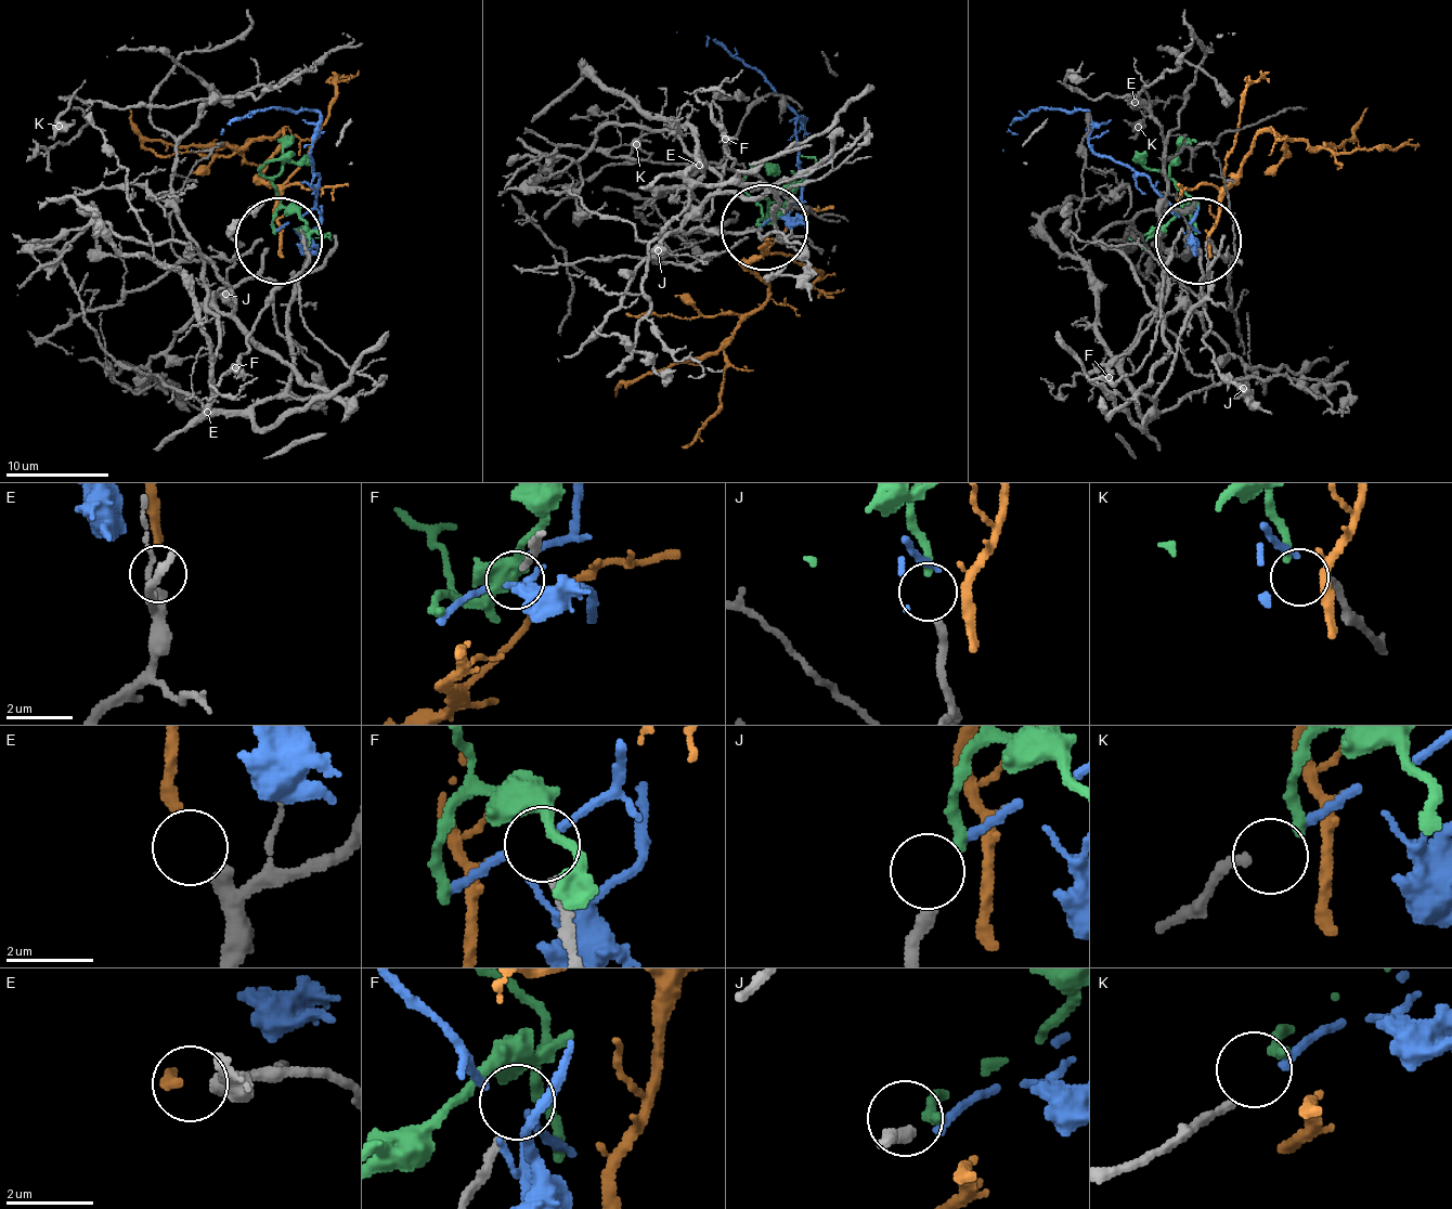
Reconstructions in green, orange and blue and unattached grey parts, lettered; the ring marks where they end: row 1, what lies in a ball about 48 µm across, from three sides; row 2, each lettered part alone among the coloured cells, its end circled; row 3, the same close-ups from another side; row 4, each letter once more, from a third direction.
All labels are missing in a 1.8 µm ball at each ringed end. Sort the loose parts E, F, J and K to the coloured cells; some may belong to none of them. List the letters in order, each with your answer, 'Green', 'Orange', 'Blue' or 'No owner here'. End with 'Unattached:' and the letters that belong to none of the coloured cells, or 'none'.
E: Orange
F: No owner here
J: Green
K: Blue
Unattached: F

